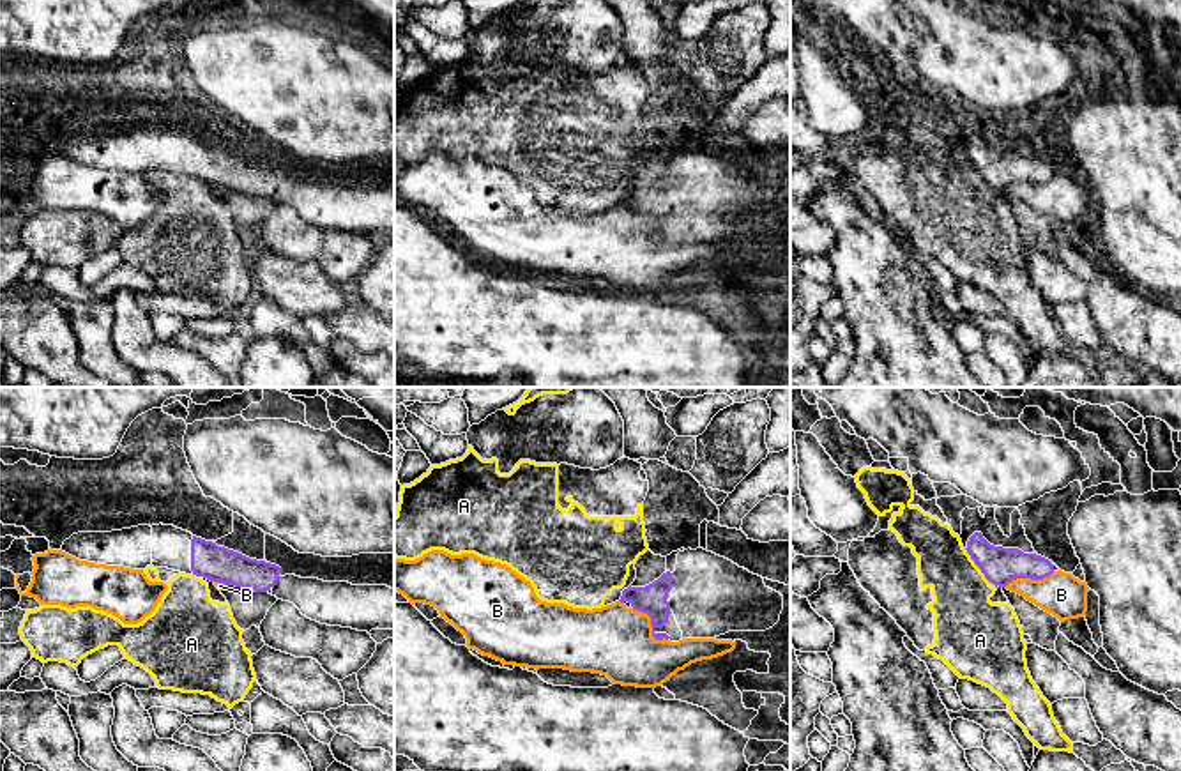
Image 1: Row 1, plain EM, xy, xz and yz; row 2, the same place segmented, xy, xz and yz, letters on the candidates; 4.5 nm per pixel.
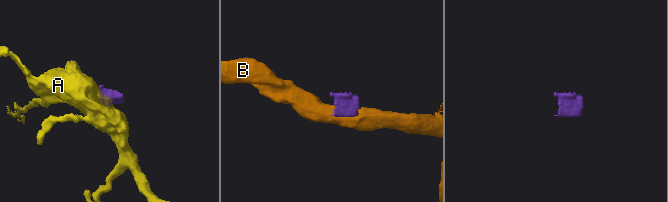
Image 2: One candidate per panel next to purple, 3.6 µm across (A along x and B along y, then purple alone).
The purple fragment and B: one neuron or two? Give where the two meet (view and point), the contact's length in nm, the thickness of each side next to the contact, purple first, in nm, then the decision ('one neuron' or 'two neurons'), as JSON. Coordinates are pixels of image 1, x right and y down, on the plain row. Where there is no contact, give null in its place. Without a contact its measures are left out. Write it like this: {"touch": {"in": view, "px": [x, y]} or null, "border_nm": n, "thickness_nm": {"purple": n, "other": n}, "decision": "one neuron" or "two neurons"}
{"touch": {"in": "xz", "px": [651, 229]}, "border_nm": 220, "thickness_nm": {"purple": 140, "other": 320}, "decision": "two neurons"}

